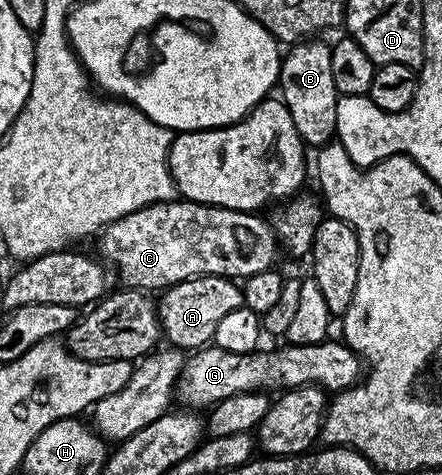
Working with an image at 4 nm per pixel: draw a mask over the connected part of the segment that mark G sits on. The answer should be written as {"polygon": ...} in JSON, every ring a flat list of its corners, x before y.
{"polygon":[[328,339,321,343,312,345,292,345,284,344,284,349,279,349,276,353,263,353,256,351,253,353,234,353,214,347,204,347,186,358,183,366,183,373,179,376,177,386,177,401,180,406,191,411,203,411,208,407,213,407,219,401,229,399,229,395,238,393,257,393,260,391,286,391,296,389,302,385,317,385,324,391,332,394,342,393,345,389,352,389,361,380,361,358,358,353,353,352,342,340]]}

